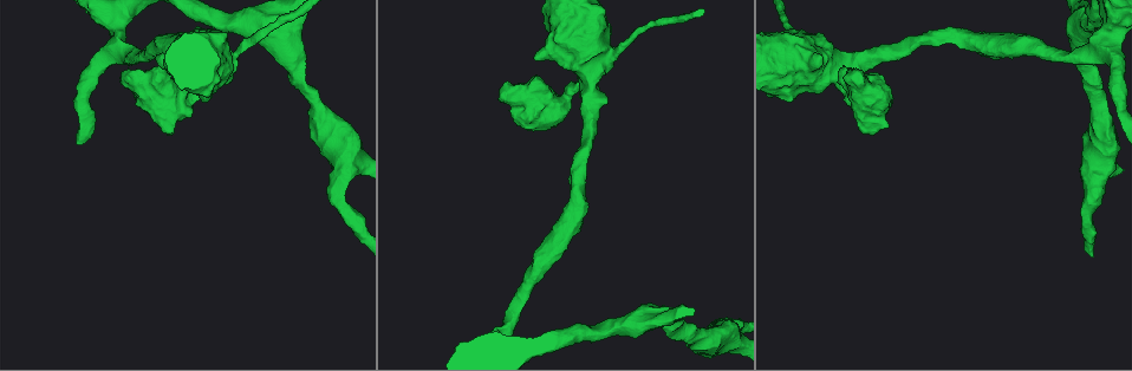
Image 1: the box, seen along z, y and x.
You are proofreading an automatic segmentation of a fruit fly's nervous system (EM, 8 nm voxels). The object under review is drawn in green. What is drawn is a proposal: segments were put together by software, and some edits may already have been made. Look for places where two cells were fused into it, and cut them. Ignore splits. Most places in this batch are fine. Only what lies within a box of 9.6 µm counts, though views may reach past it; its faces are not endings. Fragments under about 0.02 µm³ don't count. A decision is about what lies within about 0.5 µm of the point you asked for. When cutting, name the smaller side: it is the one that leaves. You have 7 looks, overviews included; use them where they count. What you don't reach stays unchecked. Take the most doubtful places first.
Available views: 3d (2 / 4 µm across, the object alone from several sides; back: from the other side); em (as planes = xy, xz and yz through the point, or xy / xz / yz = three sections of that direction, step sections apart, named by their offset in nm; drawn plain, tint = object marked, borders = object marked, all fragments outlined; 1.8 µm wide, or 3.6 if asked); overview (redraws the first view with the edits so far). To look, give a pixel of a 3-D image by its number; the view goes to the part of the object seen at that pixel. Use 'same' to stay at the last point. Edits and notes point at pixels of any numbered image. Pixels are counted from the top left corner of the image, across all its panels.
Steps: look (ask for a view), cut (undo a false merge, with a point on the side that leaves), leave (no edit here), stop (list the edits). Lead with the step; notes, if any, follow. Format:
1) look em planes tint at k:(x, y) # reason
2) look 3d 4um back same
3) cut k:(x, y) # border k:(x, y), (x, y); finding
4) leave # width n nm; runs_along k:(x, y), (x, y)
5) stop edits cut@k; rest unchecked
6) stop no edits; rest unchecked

look em 3.6um planes plain at 1:(589, 65) # thick turns thin

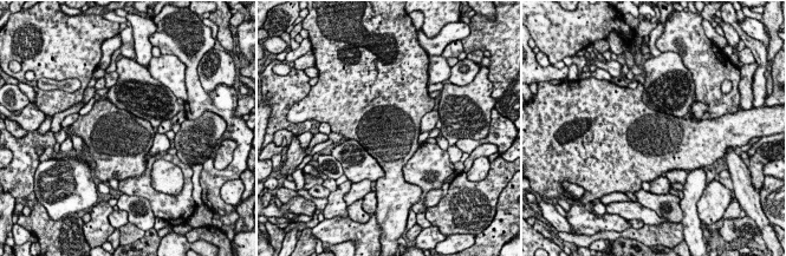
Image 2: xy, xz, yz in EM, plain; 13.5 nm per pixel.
look em 3.6um planes tint same # where the object lies

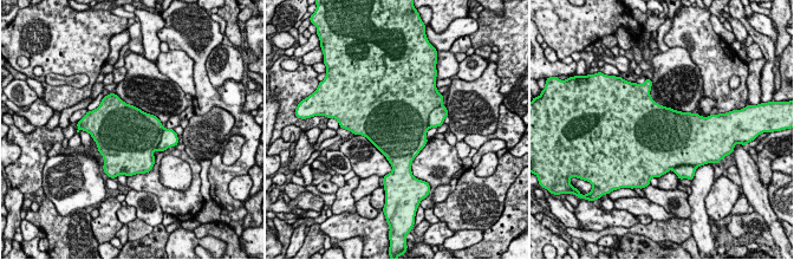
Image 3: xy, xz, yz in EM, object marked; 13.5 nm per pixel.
cut 3:(169, 138) # two cells meet here

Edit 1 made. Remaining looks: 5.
look 3d 4um at 1:(1075, 39) # calibre changes

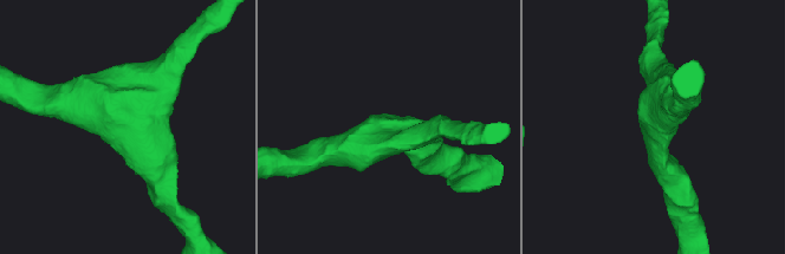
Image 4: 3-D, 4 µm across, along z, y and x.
look em planes tint at 4:(655, 125) # now the EM

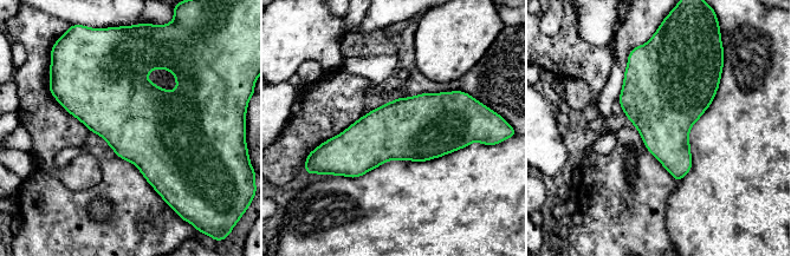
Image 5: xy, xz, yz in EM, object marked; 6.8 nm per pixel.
leave # one cell here

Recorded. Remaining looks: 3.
stop edits cut@3; rest unchecked

